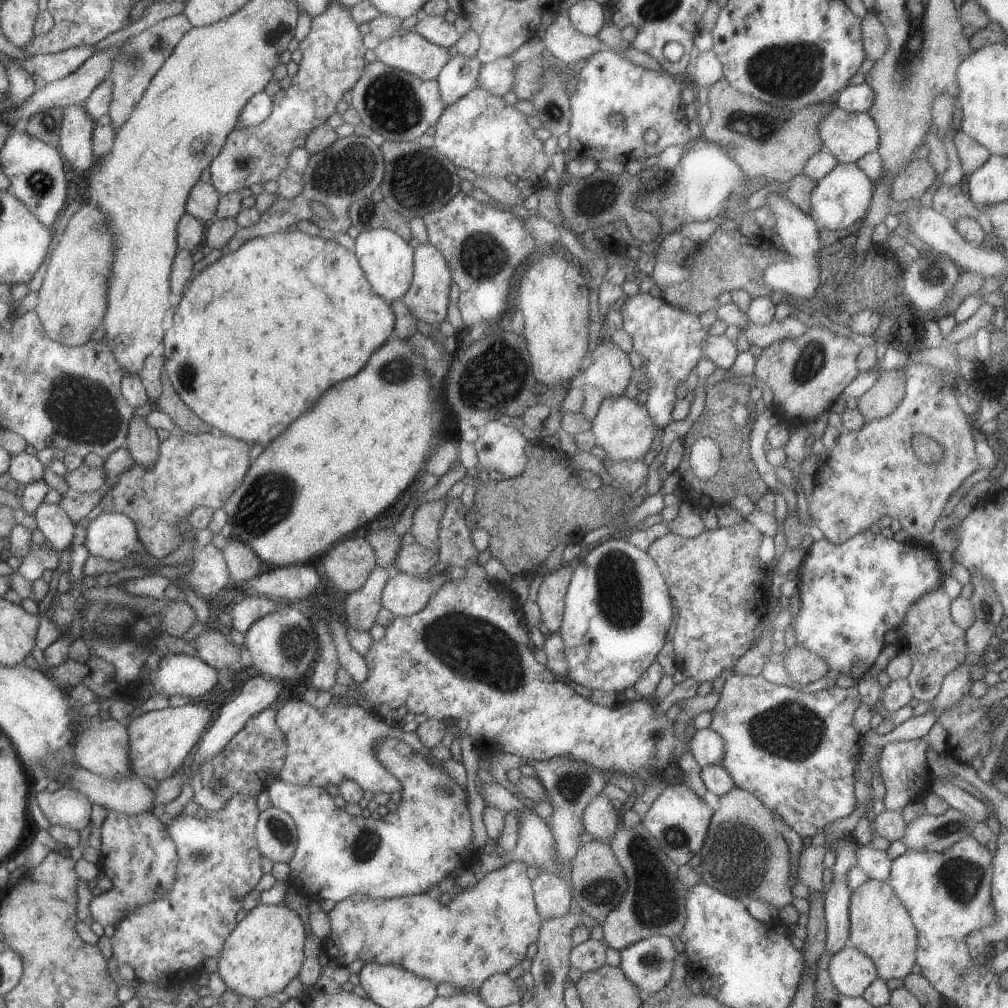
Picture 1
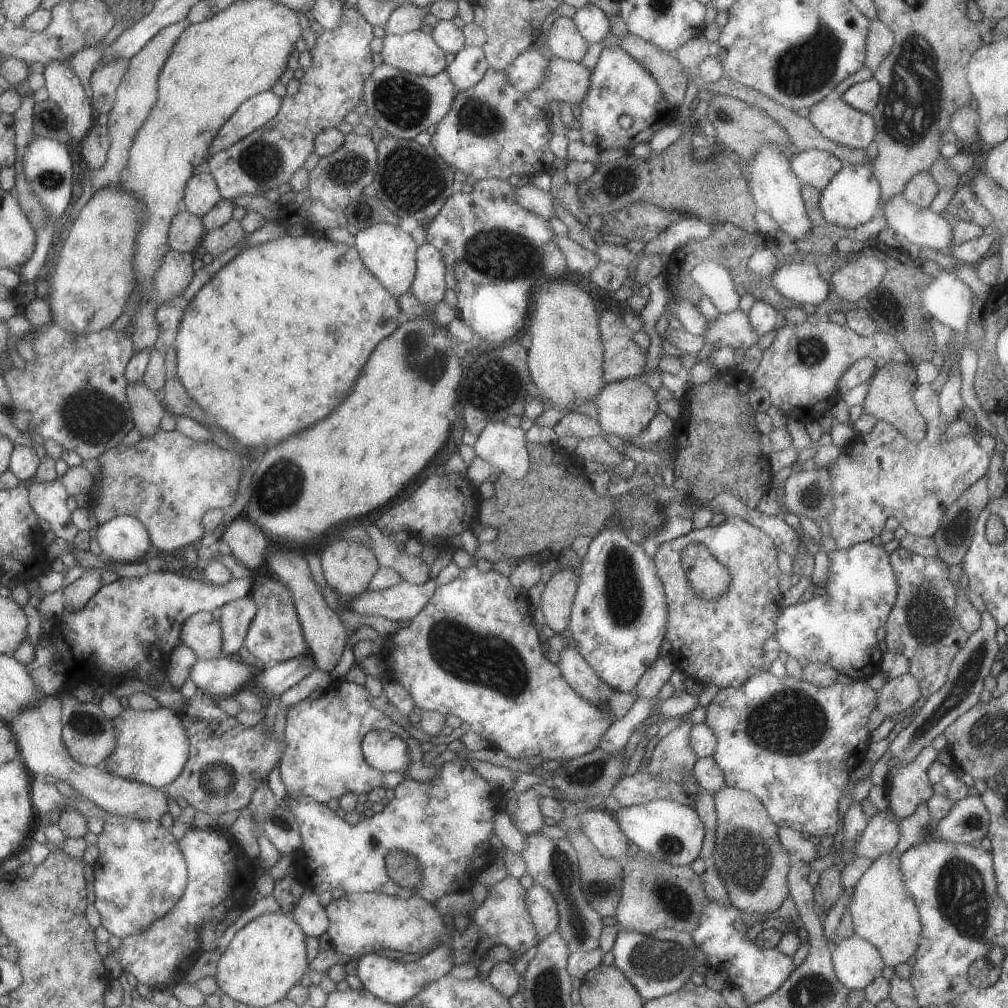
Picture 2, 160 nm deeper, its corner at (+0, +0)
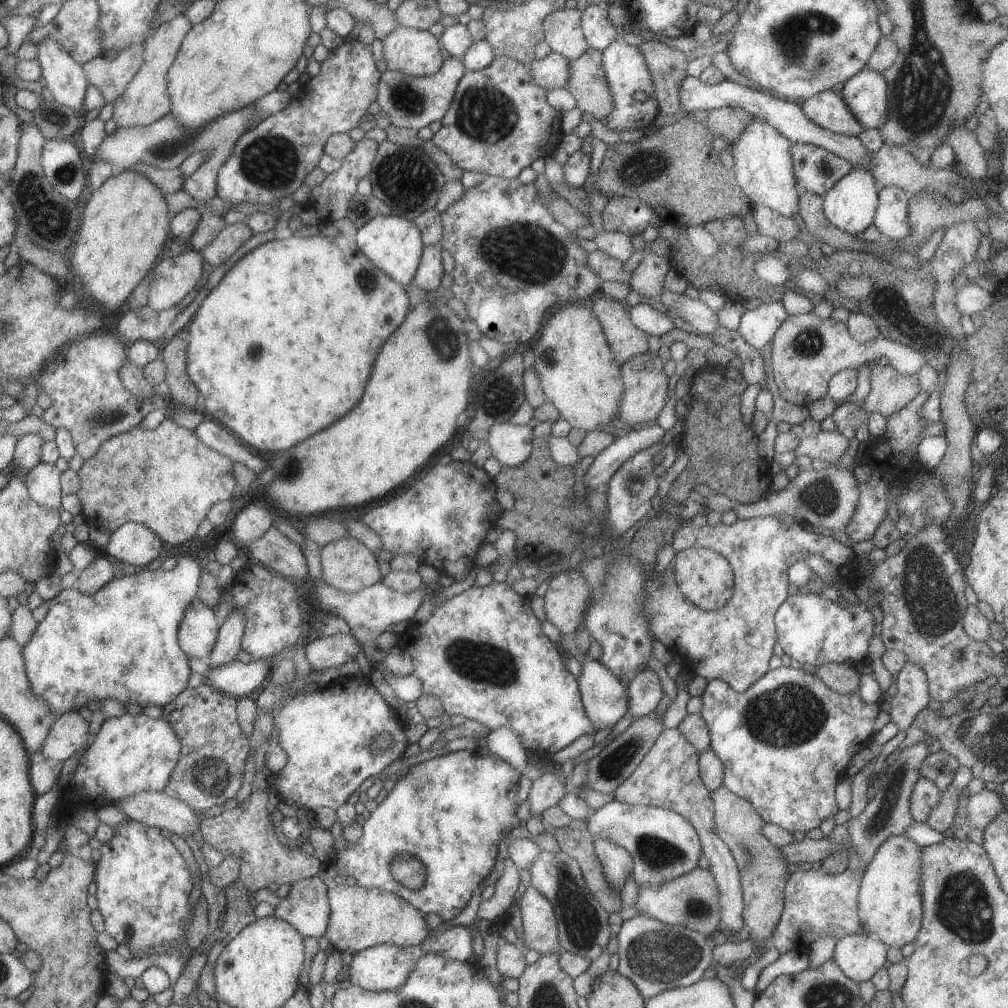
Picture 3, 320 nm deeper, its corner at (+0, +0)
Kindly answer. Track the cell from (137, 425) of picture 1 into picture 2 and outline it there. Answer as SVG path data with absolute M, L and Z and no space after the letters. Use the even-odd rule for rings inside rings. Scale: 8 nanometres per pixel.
M143 381L128 382L125 387L134 427L143 437L151 436L159 427L159 420L168 411Z

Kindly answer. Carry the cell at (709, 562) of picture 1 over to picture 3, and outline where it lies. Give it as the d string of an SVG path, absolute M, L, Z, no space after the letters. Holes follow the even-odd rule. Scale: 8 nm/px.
M766 515L753 517L752 519L737 519L731 525L719 523L715 527L708 525L695 526L684 523L672 534L672 542L669 550L678 551L687 547L705 547L710 551L723 556L731 565L734 574L734 587L732 595L725 606L716 611L702 611L692 602L685 600L676 587L672 577L671 563L667 566L664 574L661 574L661 584L648 594L648 599L642 606L642 615L648 624L648 628L656 636L657 640L671 650L683 649L687 658L689 670L695 675L702 676L707 680L721 679L726 682L735 692L745 692L750 684L761 678L770 668L768 665L775 644L776 628L774 627L774 614L777 607L788 597L787 588L789 581L787 569L796 562L804 561L809 555L819 555L827 562L836 567L841 564L850 564L856 558L851 547L841 544L833 536L826 537L814 534L811 530L799 525L799 521L785 515Z

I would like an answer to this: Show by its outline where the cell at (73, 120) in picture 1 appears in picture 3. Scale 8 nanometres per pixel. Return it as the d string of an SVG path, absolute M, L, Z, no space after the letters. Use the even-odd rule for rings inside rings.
M51 39L36 44L36 59L41 67L45 87L52 94L52 100L69 107L77 114L83 114L81 105L88 82L82 65Z

